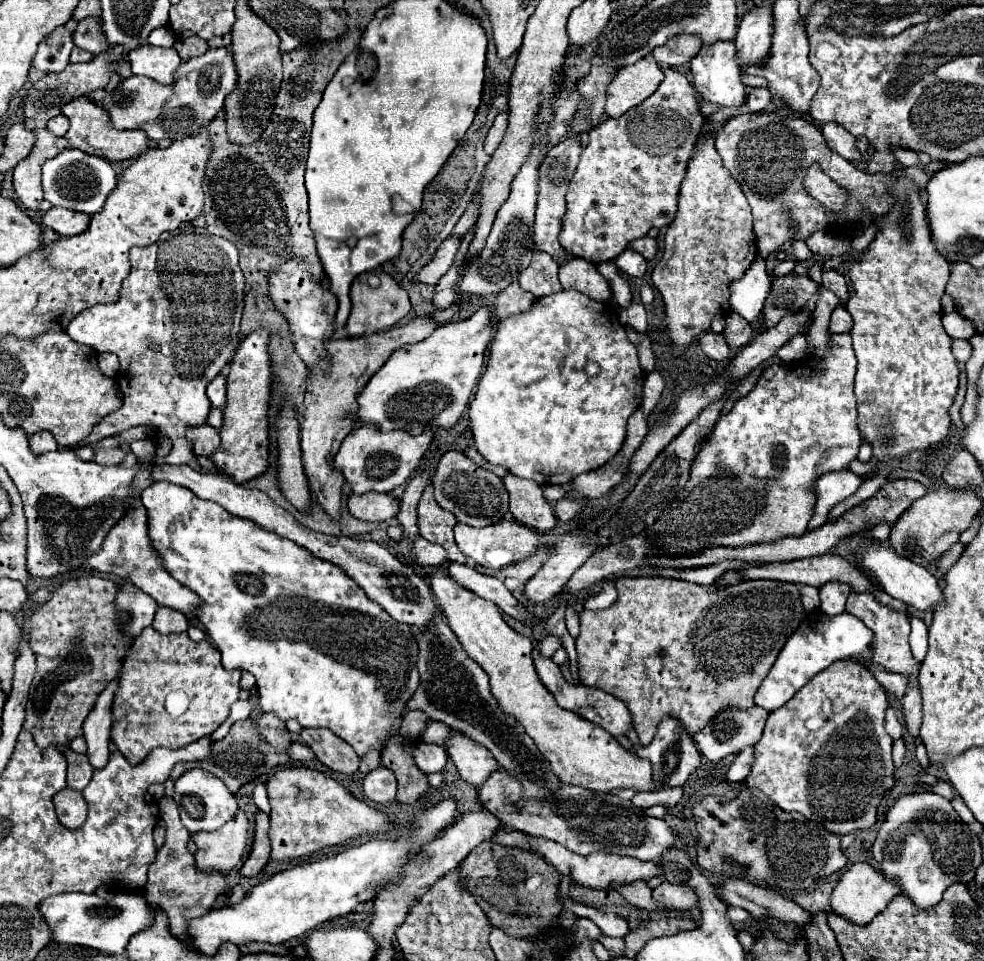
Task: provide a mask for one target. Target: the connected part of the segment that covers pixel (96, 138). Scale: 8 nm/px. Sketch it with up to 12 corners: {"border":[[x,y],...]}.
{"border":[[89,97],[61,111],[71,121],[69,147],[109,161],[149,149],[145,131],[113,131]]}

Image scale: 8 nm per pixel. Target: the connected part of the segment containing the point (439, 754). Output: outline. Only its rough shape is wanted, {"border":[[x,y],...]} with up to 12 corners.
{"border":[[419,741],[413,757],[423,773],[439,773],[447,763],[441,745]]}

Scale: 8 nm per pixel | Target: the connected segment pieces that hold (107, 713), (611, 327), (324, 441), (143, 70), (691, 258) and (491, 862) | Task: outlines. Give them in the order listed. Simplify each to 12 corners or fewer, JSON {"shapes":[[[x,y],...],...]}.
{"shapes":[[[113,679],[83,723],[93,769],[109,759],[111,705],[119,687]],[[579,291],[501,319],[475,449],[565,485],[623,445],[643,369]],[[431,315],[331,339],[331,371],[309,369],[301,451],[309,487],[339,519],[335,455],[357,397],[397,349],[427,339]],[[143,45],[129,51],[133,75],[171,83],[181,65],[175,49]],[[699,135],[651,275],[677,353],[729,313],[751,207]],[[483,841],[461,861],[495,927],[537,937],[557,925],[559,871]]]}

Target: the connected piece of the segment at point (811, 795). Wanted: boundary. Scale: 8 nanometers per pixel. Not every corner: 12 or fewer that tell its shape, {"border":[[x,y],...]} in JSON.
{"border":[[837,661],[771,711],[747,787],[835,835],[893,787],[887,693]]}

